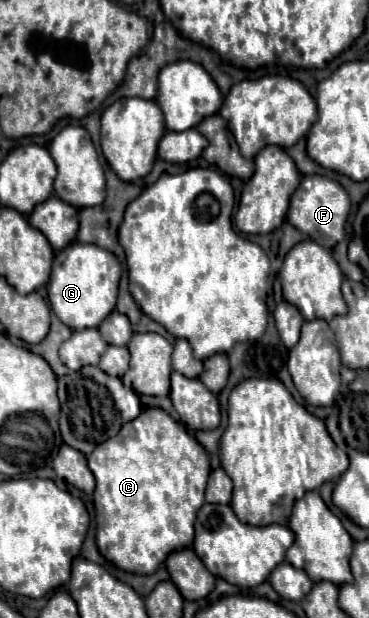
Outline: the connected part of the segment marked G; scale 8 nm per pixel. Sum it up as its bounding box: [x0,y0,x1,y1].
[48,242,122,330]

